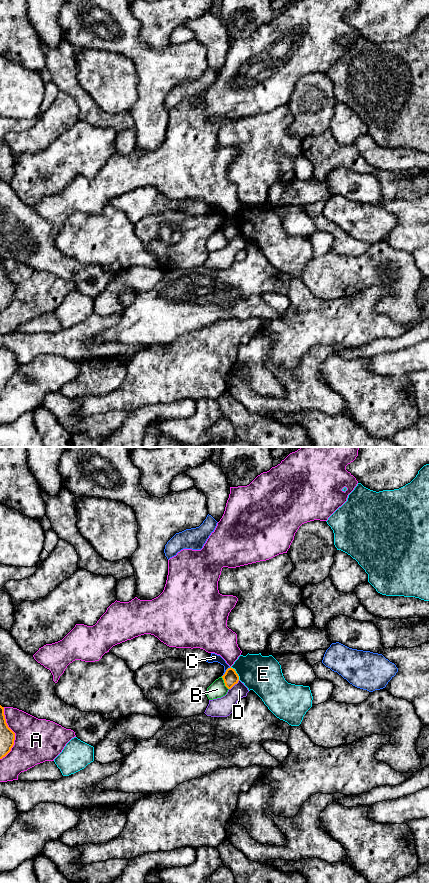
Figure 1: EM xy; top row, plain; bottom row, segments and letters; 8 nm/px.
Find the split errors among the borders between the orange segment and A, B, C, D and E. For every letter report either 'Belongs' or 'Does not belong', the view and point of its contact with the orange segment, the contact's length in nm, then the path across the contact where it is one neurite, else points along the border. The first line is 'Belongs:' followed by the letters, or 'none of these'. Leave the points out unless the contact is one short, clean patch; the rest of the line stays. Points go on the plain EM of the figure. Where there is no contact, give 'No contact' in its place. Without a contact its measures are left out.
Belongs: none of these
A: Does not belong. Touches orange at xy (14, 286). Shared border 420 nm
B: Does not belong. Touches orange at xy (224, 234). Shared border 130 nm. Boundary: xy (221, 228), (224, 237), (228, 241)
C: Does not belong. Touches orange at xy (226, 223). Shared border 100 nm
D: Does not belong. Touches orange at xy (234, 236). Shared border 120 nm
E: Does not belong. Touches orange at xy (236, 225). Shared border 130 nm

